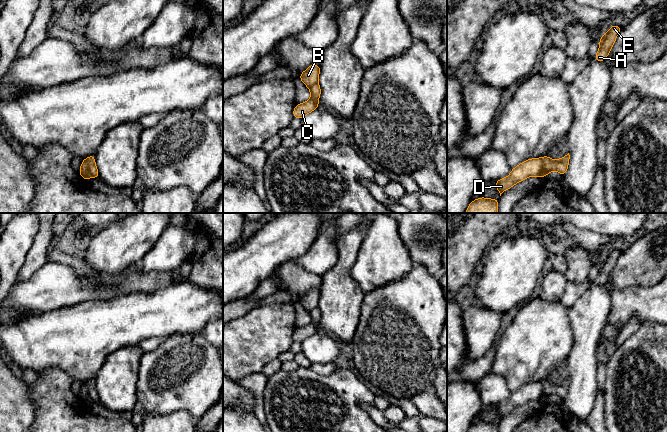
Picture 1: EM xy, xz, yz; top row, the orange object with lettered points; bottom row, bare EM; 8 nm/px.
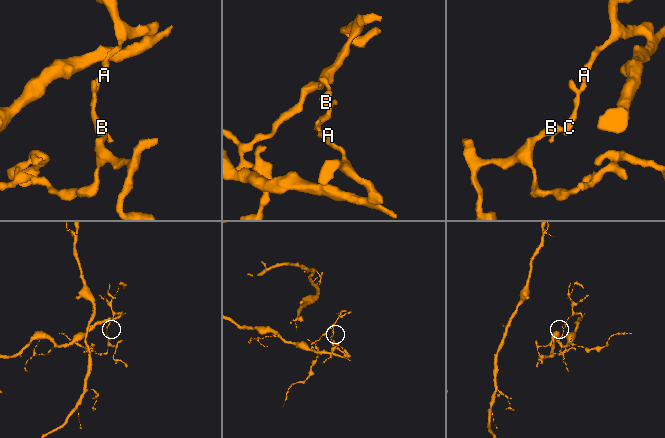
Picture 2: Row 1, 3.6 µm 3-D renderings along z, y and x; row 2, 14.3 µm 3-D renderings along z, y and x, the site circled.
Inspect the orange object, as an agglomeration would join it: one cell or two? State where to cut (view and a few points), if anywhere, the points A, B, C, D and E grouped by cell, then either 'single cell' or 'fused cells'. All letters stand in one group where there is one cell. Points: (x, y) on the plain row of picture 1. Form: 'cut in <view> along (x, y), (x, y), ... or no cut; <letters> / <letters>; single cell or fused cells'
cut in xy along (86, 382), (88, 401); A C E / B D; fused cells

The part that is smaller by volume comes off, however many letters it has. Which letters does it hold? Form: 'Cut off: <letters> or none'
Cut off: B, D

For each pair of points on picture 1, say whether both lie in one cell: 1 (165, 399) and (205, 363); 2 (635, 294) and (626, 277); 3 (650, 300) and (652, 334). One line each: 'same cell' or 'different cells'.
1: same cell
2: different cells
3: different cells

